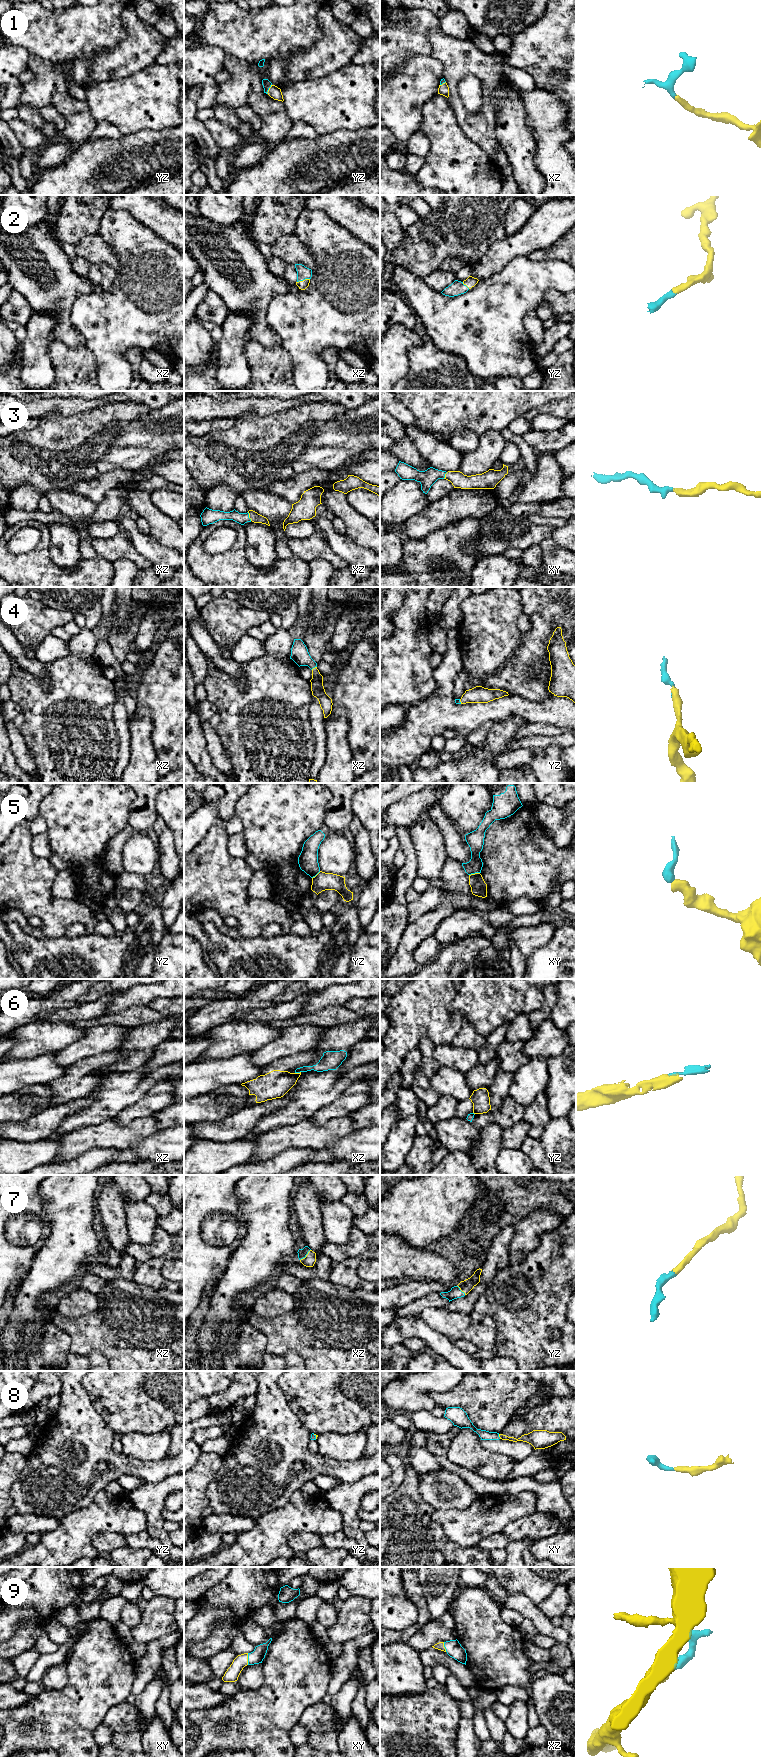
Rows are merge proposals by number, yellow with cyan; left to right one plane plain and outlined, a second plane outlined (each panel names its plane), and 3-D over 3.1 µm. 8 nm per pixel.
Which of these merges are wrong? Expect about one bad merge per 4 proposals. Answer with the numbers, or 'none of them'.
5, 6

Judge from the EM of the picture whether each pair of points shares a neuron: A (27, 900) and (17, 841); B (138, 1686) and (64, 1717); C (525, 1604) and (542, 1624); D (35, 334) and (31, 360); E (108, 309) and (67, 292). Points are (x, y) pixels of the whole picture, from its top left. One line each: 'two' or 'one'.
A: one
B: two
C: one
D: one
E: two

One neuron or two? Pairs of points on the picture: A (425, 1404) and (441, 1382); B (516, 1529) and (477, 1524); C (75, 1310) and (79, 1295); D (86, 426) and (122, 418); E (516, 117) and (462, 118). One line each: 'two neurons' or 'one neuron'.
A: one neuron
B: two neurons
C: one neuron
D: one neuron
E: two neurons

